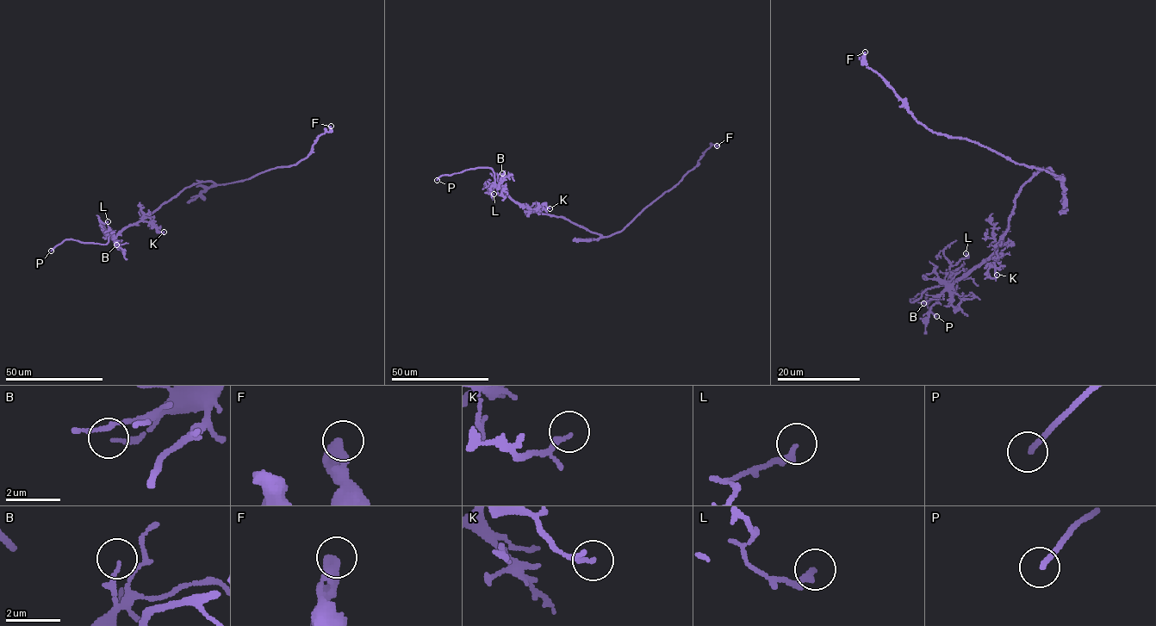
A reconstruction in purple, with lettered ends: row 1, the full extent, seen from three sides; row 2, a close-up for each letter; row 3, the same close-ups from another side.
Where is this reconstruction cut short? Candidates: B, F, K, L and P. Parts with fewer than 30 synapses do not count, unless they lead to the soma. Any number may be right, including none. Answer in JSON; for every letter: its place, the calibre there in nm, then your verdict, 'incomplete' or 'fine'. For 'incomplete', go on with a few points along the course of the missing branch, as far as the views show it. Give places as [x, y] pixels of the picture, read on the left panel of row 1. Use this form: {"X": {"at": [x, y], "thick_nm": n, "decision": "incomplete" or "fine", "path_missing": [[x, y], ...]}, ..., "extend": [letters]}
{"B": {"at": [116, 244], "thick_nm": 140, "decision": "fine"}, "F": {"at": [331, 126], "thick_nm": 440, "decision": "fine"}, "K": {"at": [164, 232], "thick_nm": 130, "decision": "fine"}, "L": {"at": [108, 221], "thick_nm": 240, "decision": "fine"}, "P": {"at": [51, 251], "thick_nm": 200, "decision": "incomplete"}, "extend": ["P"]}

